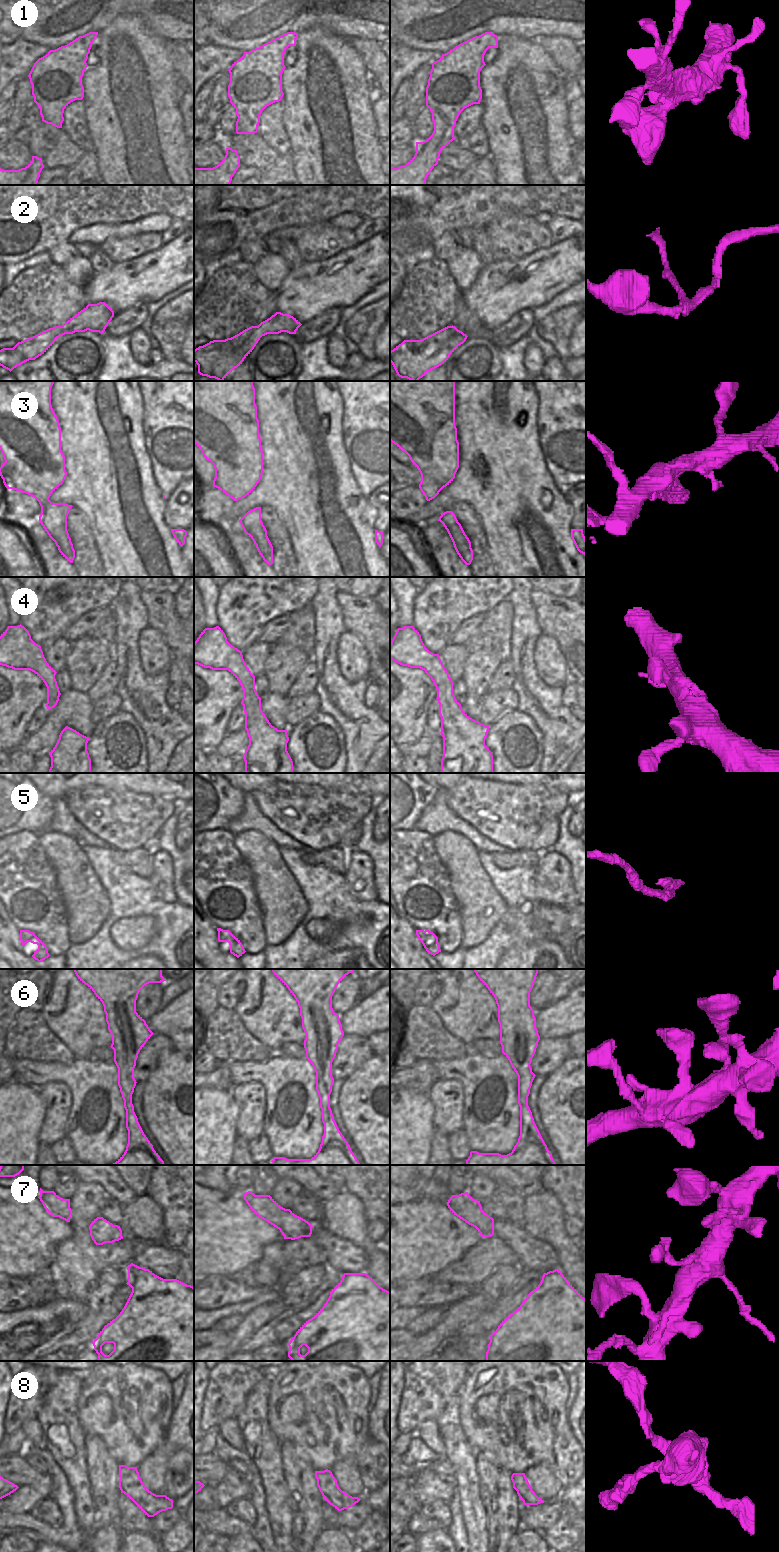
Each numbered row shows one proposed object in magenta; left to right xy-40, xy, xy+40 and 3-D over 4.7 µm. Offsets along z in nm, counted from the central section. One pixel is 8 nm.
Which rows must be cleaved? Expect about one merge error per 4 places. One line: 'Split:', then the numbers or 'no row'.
Split: 2, 3, 8

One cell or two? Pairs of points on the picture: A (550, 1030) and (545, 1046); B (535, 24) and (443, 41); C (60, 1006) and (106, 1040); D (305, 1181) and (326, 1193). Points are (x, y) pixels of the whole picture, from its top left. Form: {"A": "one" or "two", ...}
{"A": "two", "B": "one", "C": "one", "D": "one"}

